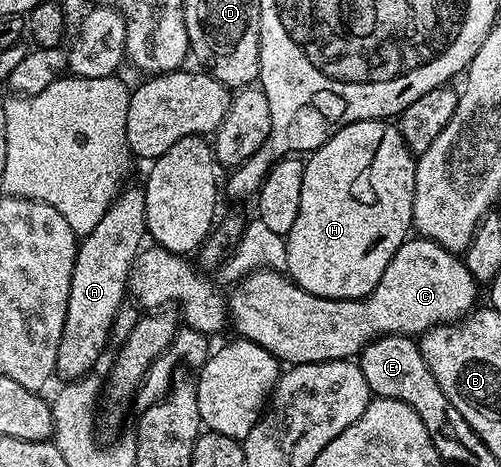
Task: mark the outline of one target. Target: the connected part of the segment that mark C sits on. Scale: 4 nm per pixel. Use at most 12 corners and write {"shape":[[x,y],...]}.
{"shape":[[411,236],[367,298],[283,271],[234,283],[228,318],[279,363],[350,360],[475,309],[455,251]]}

